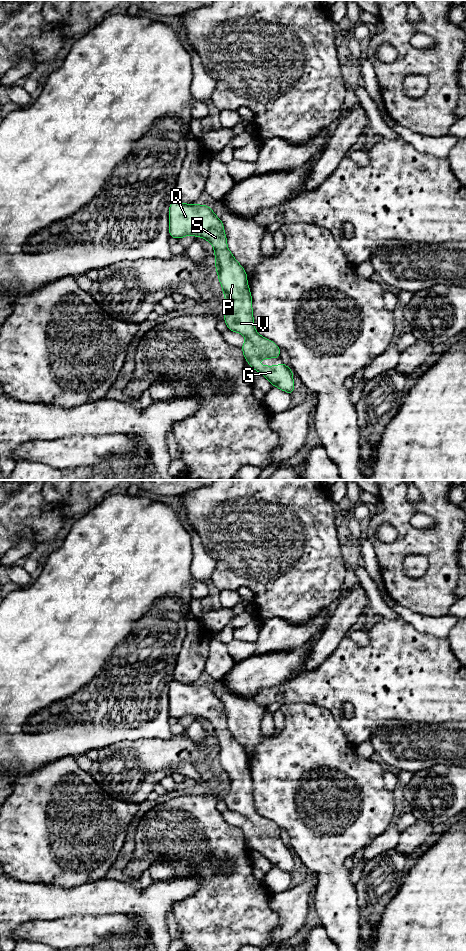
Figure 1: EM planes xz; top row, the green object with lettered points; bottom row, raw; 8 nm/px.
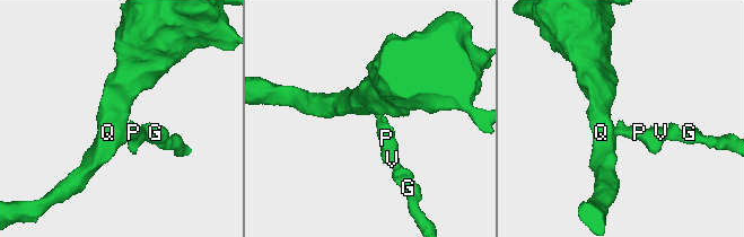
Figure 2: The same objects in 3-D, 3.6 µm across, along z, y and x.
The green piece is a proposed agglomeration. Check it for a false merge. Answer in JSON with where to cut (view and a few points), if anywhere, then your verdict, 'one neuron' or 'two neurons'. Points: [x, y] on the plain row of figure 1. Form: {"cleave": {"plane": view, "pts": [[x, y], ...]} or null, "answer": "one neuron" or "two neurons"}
{"cleave": null, "answer": "one neuron"}

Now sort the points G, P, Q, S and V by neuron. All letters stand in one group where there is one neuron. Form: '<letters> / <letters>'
G P Q S V

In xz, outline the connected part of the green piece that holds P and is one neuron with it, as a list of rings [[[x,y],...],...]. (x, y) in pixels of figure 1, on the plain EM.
[[[173,680],[169,686],[169,716],[180,719],[188,715],[206,719],[215,729],[215,747],[227,785],[223,799],[228,810],[246,817],[241,827],[246,841],[273,866],[293,875],[294,861],[290,847],[282,841],[279,846],[258,845],[260,839],[280,837],[281,829],[255,810],[247,754],[227,728],[222,701],[209,686]]]

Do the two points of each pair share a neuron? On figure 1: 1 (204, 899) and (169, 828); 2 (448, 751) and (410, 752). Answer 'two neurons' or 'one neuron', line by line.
1: one neuron
2: one neuron

